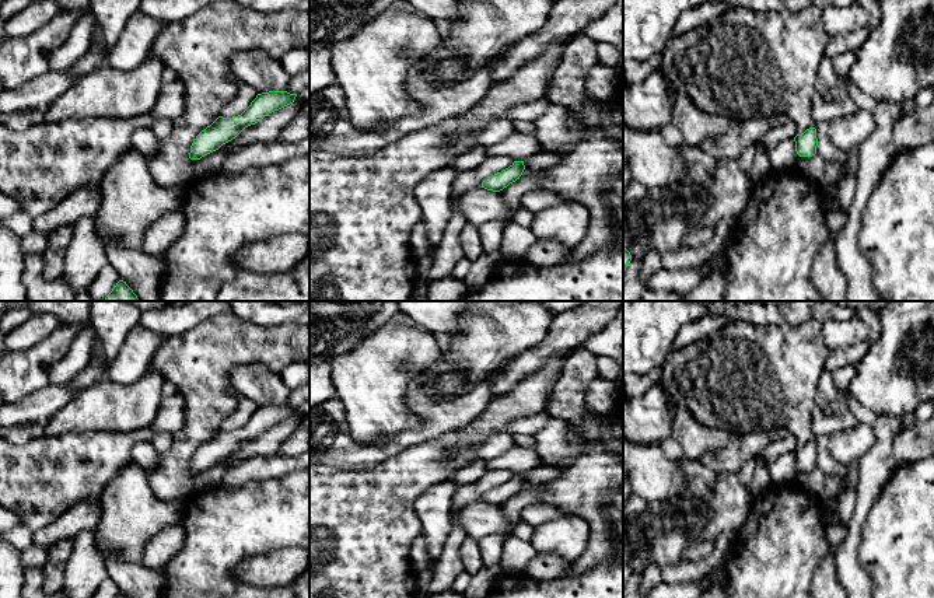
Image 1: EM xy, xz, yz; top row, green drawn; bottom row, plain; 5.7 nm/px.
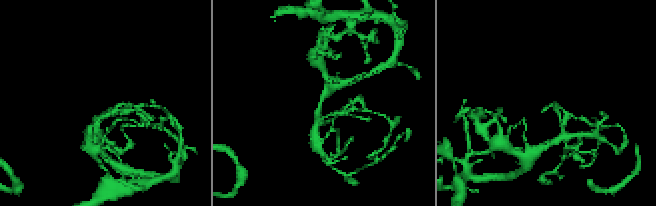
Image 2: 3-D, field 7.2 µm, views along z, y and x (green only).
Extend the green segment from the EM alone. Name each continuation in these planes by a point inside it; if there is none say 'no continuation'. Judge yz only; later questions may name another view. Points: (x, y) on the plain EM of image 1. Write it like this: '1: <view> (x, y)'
no continuation

